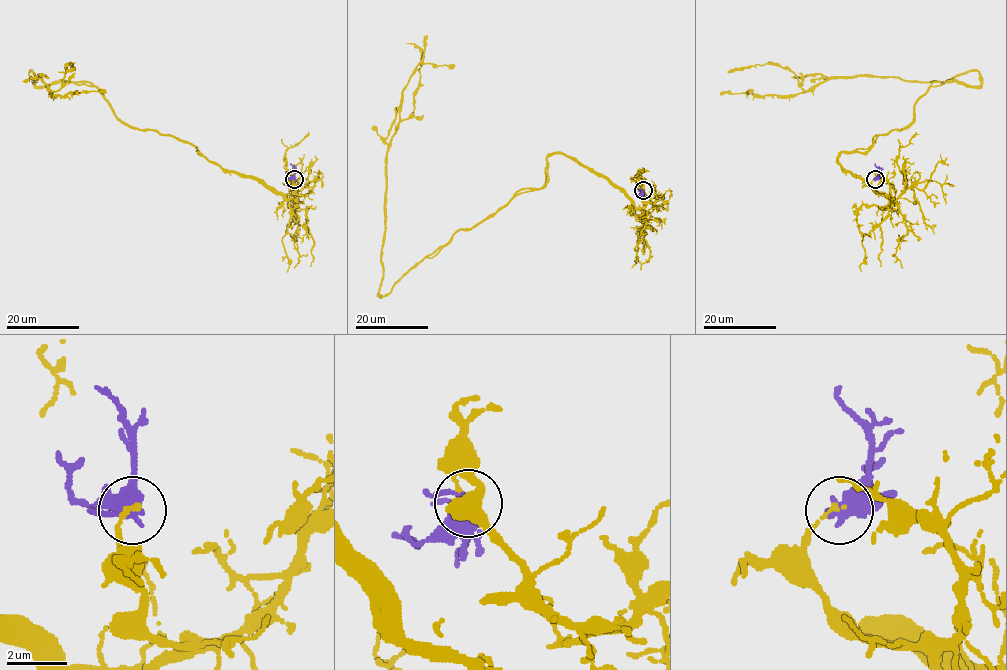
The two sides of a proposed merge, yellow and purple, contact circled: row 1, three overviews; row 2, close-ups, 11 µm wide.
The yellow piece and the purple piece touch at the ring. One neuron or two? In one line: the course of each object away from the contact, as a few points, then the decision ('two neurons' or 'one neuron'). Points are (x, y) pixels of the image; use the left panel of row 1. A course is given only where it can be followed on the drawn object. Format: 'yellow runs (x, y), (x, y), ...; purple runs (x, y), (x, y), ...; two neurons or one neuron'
yellow runs (294, 179), (301, 194), (284, 198), (123, 122), (94, 86), (29, 73), (58, 90), (71, 64), (58, 72); purple runs (294, 179), (294, 169), (290, 163); two neurons

